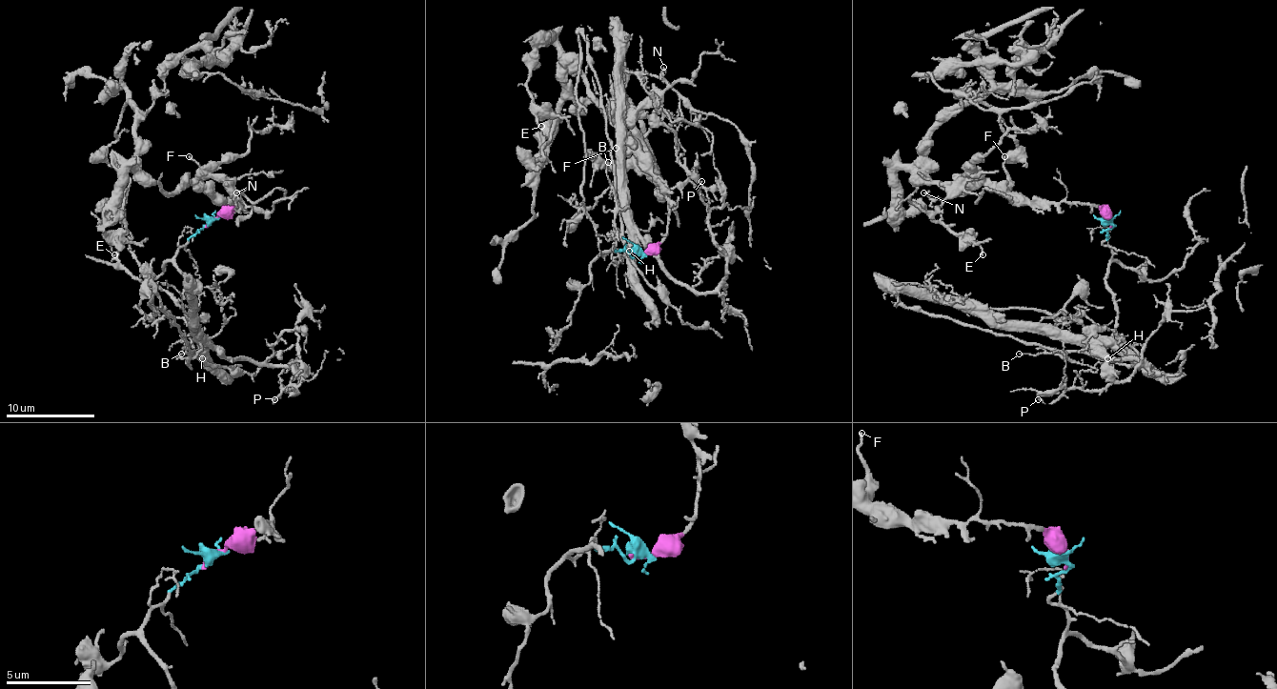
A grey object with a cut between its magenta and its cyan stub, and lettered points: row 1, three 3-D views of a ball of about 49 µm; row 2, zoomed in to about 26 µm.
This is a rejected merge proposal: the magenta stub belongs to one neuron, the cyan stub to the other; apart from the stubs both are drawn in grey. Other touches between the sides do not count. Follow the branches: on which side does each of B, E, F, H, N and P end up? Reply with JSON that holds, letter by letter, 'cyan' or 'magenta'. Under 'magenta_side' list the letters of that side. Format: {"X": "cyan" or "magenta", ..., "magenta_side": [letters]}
{"B": "cyan", "E": "magenta", "F": "magenta", "H": "cyan", "N": "magenta", "P": "cyan", "magenta_side": ["E", "F", "N"]}

